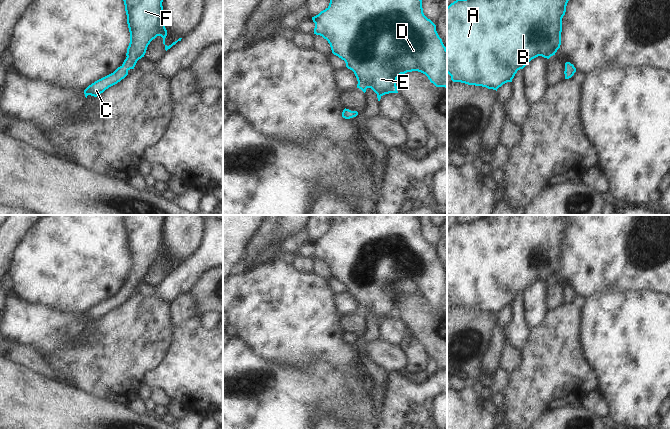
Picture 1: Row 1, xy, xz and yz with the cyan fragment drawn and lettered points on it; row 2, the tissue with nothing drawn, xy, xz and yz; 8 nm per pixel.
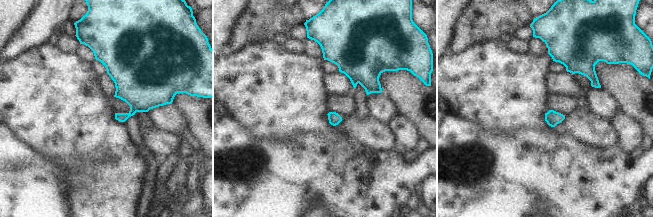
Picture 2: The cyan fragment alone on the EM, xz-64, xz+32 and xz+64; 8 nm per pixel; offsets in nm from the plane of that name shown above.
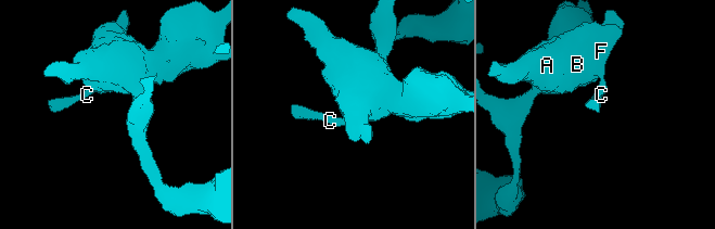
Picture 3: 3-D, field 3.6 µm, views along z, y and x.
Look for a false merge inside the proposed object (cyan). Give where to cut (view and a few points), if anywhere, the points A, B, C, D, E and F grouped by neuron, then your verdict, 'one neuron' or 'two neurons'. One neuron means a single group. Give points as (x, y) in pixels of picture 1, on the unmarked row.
no cut | A B C D E F | one neuron

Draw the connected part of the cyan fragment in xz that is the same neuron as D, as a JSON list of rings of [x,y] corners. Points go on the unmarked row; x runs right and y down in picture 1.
[[[333,215],[329,230],[318,239],[312,241],[312,244],[315,247],[314,258],[326,263],[330,268],[332,277],[344,284],[346,291],[354,296],[358,305],[357,312],[364,317],[367,312],[371,312],[377,318],[378,325],[385,318],[398,317],[397,302],[401,298],[412,295],[425,298],[436,311],[447,312],[447,273],[436,255],[436,249],[423,237],[420,215]]]

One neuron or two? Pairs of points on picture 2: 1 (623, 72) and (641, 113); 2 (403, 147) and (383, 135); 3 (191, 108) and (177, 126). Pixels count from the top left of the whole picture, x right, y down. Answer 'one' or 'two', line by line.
1: one
2: two
3: two

